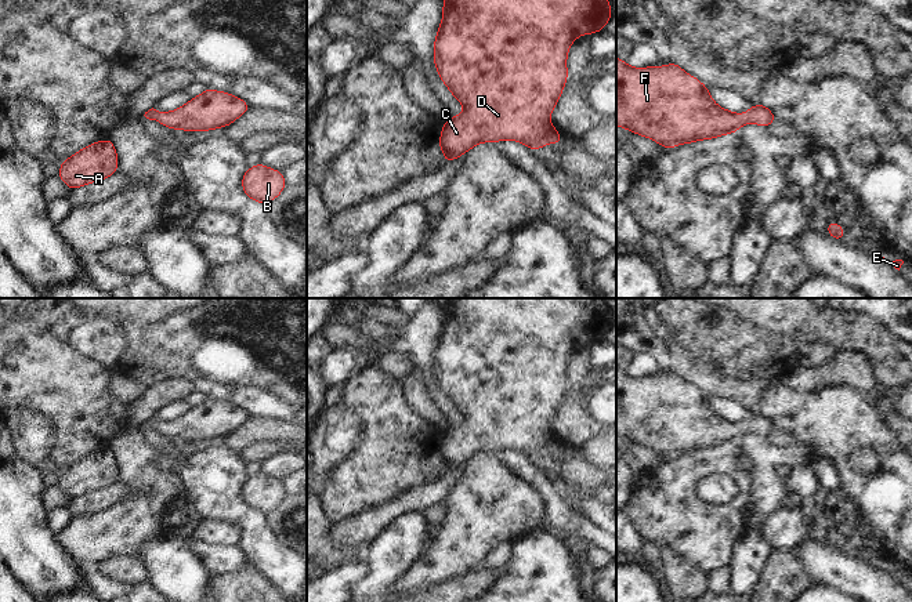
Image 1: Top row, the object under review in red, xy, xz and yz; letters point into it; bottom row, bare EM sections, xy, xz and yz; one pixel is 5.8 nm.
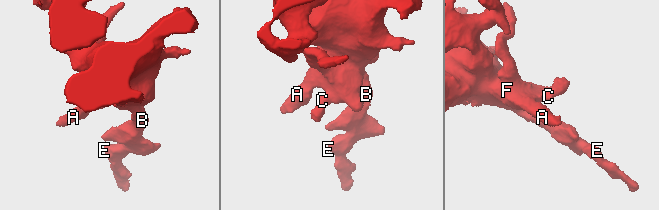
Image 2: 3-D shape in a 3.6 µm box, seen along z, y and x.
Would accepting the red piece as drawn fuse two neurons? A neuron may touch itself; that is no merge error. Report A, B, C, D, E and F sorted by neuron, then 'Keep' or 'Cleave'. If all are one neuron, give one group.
Groups: A B C D E F. Keep

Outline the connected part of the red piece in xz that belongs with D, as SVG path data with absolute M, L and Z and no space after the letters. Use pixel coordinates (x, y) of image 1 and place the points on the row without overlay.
M452 298L450 304L441 309L441 312L444 315L444 326L434 351L434 374L442 392L450 399L455 409L462 411L466 417L464 423L450 427L444 432L438 450L445 465L444 472L456 469L482 450L496 453L502 449L511 449L522 452L529 458L536 460L539 457L546 457L551 449L553 453L558 456L564 446L551 435L549 425L553 423L568 389L567 365L576 347L601 341L612 326L612 318L605 301L602 298Z

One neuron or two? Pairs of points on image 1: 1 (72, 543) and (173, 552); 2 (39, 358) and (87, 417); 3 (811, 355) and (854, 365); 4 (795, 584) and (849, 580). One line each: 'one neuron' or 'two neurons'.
1: two neurons
2: one neuron
3: two neurons
4: two neurons

